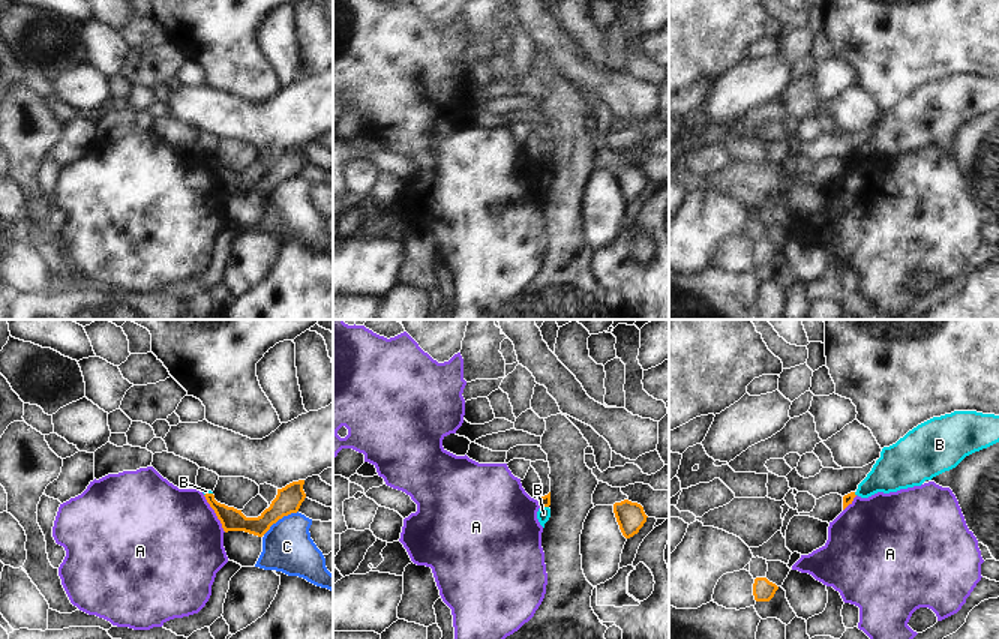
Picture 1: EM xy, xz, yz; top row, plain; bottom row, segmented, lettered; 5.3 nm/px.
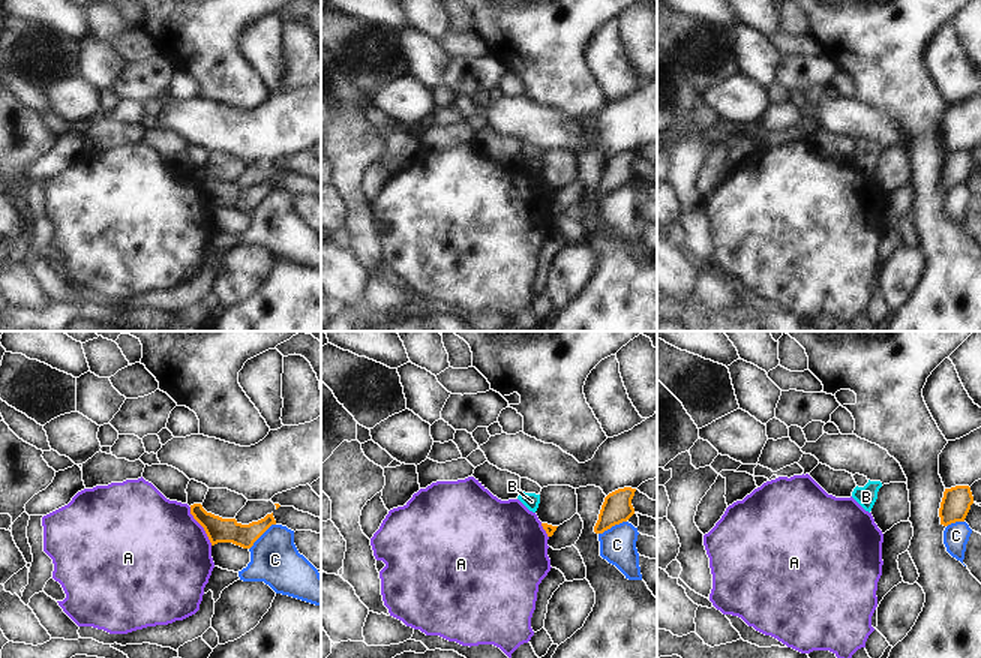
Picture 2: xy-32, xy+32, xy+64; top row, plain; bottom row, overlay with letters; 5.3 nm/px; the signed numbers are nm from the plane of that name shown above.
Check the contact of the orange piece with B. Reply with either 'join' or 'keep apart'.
keep apart

